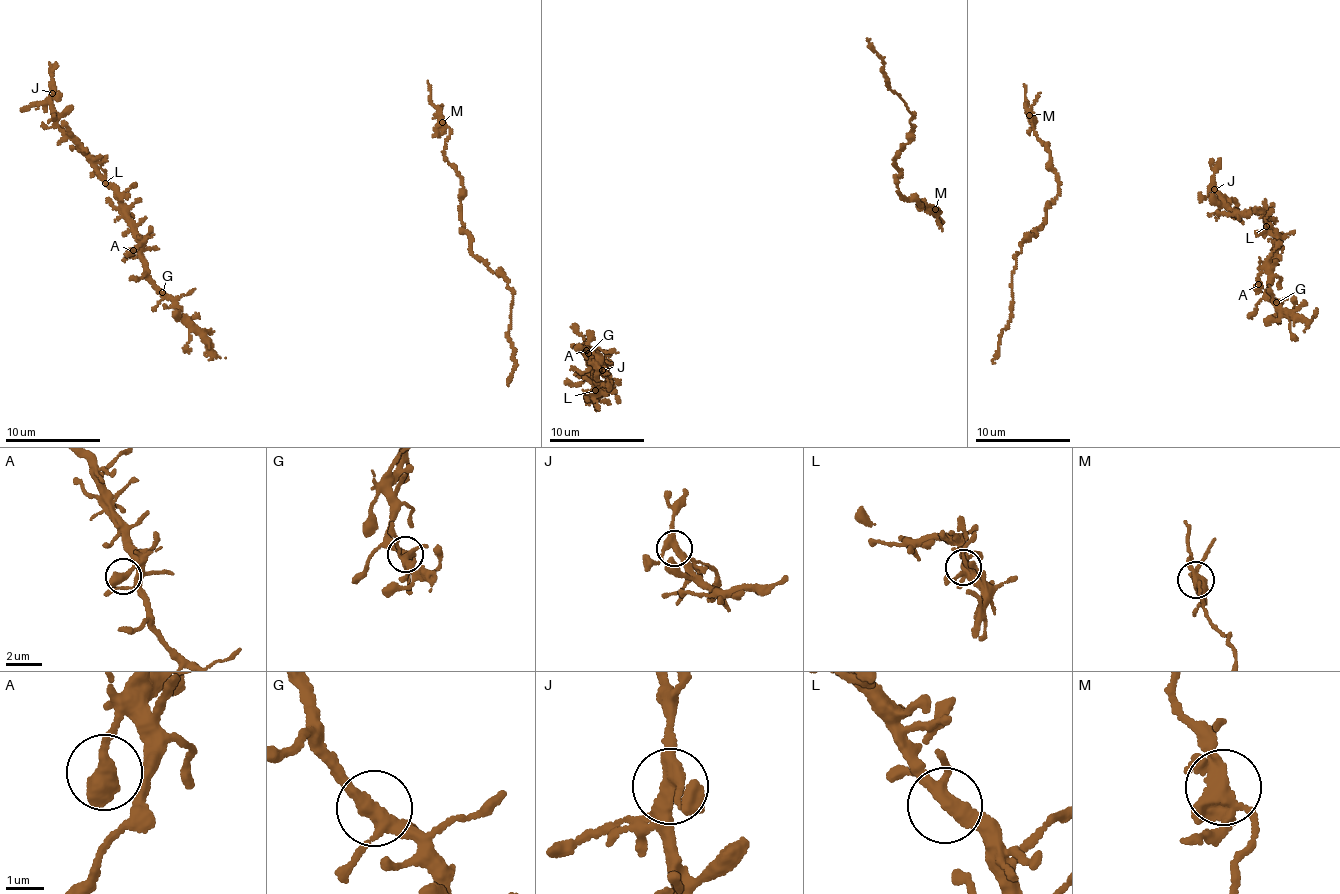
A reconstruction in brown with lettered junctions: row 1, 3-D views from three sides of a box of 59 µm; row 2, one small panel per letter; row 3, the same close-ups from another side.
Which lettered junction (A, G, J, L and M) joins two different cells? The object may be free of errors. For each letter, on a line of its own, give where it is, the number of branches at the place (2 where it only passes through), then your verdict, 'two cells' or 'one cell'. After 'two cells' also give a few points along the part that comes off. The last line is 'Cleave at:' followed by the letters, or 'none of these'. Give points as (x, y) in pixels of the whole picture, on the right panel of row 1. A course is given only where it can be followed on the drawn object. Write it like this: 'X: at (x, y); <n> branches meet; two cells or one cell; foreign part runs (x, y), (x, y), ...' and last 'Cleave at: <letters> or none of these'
A: at (1258, 284); 1 branches meet; one cell
G: at (1276, 302); 4 branches meet; one cell
J: at (1214, 189); 4 branches meet; one cell
L: at (1266, 226); 4 branches meet; one cell
M: at (1029, 115); 4 branches meet; two cells; foreign part runs (1030, 115), (1034, 100), (1040, 92)
Cleave at: M

